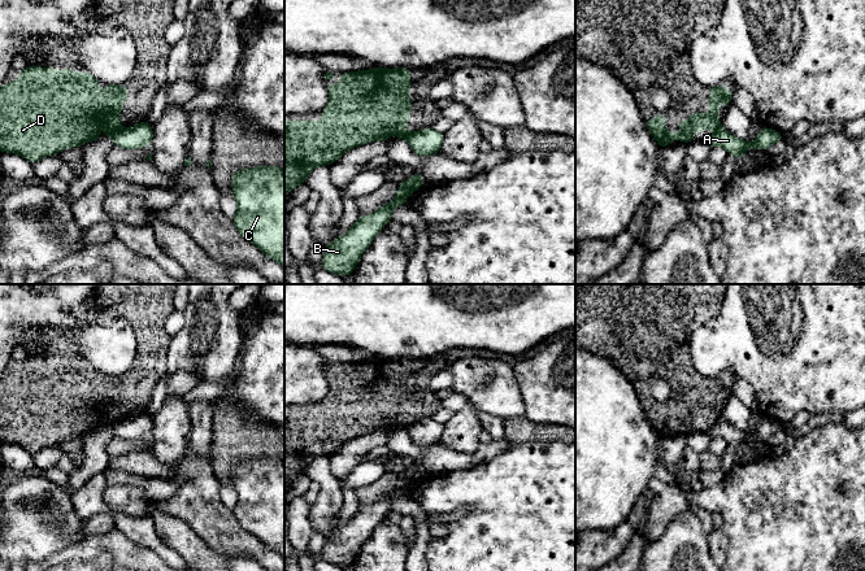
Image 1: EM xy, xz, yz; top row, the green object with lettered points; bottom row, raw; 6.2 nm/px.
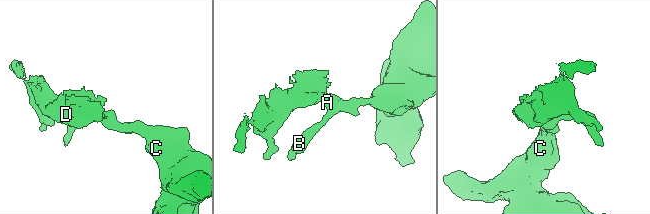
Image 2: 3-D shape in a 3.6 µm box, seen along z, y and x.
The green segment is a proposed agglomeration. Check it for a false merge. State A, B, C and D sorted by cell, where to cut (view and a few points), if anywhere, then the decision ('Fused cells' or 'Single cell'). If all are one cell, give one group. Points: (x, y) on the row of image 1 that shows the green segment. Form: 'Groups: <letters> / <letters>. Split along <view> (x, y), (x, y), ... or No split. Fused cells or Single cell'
Groups: A B C / D. Split along xy (120, 129), (111, 135). Fused cells

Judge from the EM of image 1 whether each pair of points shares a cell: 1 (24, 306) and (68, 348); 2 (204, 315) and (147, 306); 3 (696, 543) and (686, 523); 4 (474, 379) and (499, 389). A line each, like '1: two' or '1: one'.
1: two
2: two
3: one
4: one

